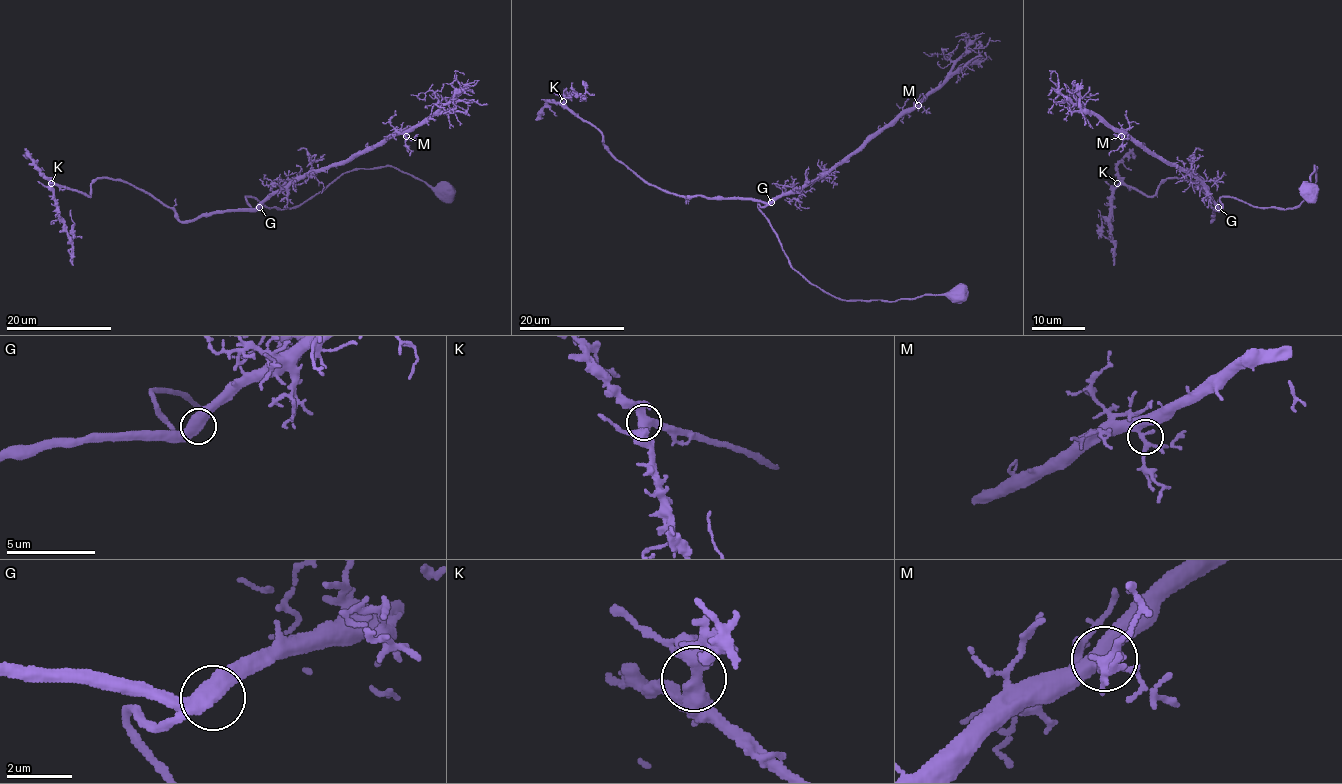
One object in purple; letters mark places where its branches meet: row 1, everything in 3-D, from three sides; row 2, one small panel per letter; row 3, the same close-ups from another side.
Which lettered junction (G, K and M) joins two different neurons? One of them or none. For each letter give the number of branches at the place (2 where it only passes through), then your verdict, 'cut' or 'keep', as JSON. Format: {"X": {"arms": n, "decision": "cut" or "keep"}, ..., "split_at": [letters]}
{"G": {"arms": 2, "decision": "keep"}, "K": {"arms": 3, "decision": "keep"}, "M": {"arms": 3, "decision": "keep"}, "split_at": []}

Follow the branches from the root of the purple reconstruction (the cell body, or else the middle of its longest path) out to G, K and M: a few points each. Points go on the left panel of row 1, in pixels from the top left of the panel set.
G: (445, 191), (383, 166), (345, 171), (293, 207), (268, 207), (256, 198), (245, 197), (253, 210), (259, 207)
K: (445, 191), (353, 169), (293, 207), (245, 197), (253, 210), (181, 220), (118, 179), (91, 195), (51, 183)
M: (445, 191), (383, 166), (345, 171), (293, 207), (247, 202), (256, 210), (305, 177), (406, 136)

